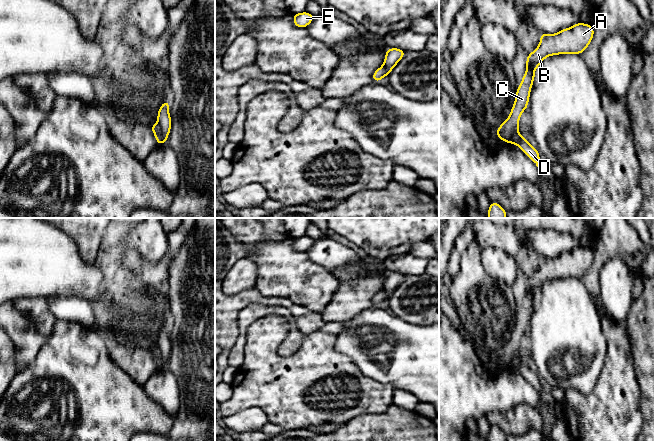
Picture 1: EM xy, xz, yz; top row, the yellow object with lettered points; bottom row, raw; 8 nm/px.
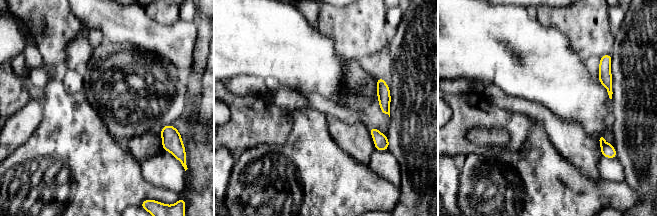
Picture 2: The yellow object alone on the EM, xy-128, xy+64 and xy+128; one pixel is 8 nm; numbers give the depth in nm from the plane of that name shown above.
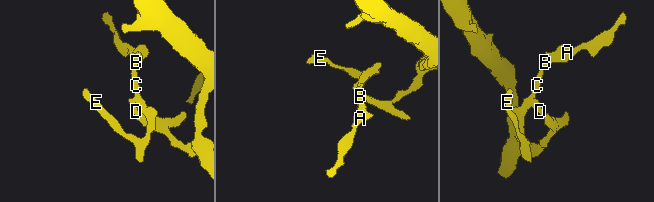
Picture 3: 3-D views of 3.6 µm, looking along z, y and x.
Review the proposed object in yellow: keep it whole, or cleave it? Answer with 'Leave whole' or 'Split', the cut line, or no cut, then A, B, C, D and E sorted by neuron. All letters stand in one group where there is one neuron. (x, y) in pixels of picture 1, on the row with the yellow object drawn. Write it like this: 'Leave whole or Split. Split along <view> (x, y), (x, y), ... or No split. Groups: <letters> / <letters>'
Split. Split along xy (158, 123), (165, 141). Groups: A B C E / D

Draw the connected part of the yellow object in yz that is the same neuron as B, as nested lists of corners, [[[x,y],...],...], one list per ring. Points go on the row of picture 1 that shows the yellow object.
[[[575,23],[570,28],[555,34],[541,33],[538,47],[527,55],[526,72],[516,90],[516,98],[509,117],[498,127],[496,136],[507,144],[519,127],[520,116],[528,108],[530,91],[535,78],[535,69],[542,61],[552,55],[583,54],[594,36],[594,27],[590,24]]]

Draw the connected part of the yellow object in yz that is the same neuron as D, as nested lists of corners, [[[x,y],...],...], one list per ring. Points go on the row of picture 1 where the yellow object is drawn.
[[[518,130],[512,137],[512,143],[517,145],[540,169],[542,166],[538,149],[532,147],[527,139],[523,138]]]

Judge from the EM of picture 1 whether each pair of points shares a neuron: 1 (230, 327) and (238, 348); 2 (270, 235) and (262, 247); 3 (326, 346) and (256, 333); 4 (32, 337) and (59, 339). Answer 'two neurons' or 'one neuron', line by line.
1: two neurons
2: two neurons
3: one neuron
4: two neurons

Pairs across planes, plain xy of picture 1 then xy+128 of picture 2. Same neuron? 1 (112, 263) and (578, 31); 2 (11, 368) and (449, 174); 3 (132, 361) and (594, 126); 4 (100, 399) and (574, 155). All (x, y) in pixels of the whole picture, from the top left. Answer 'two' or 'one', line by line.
1: one
2: one
3: two
4: two

